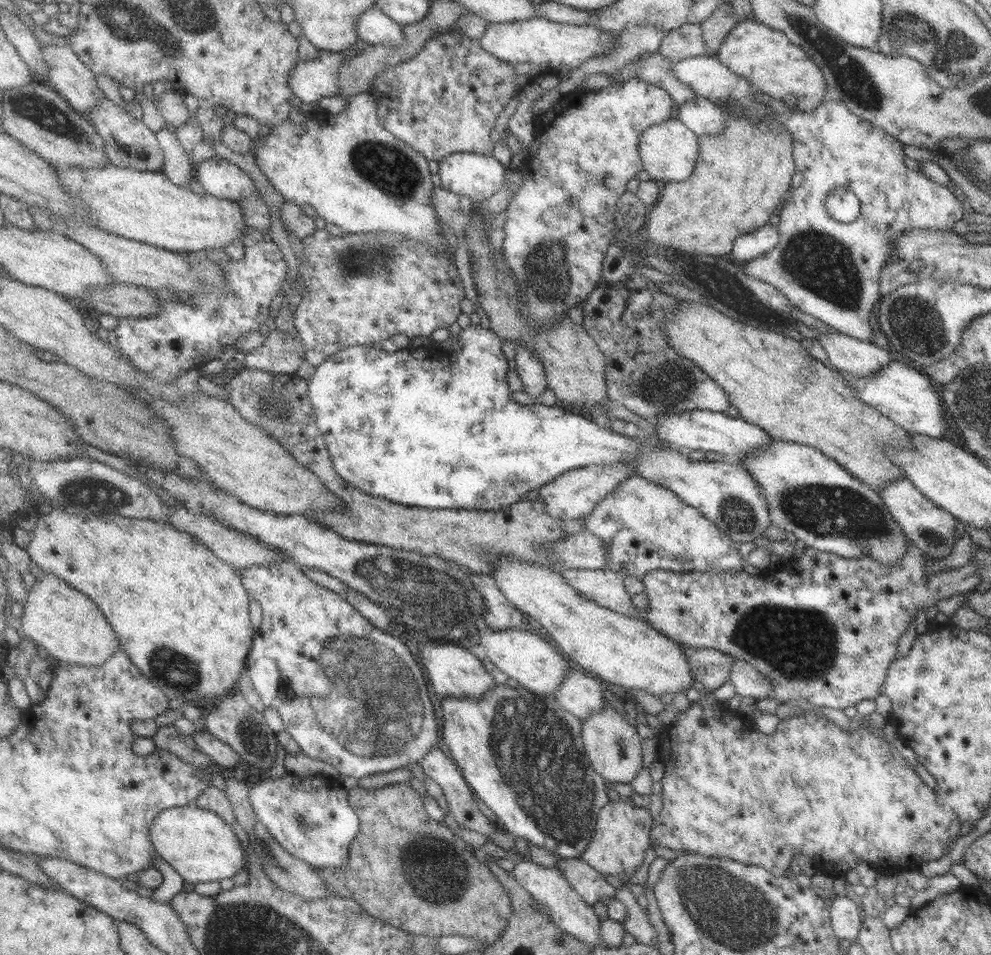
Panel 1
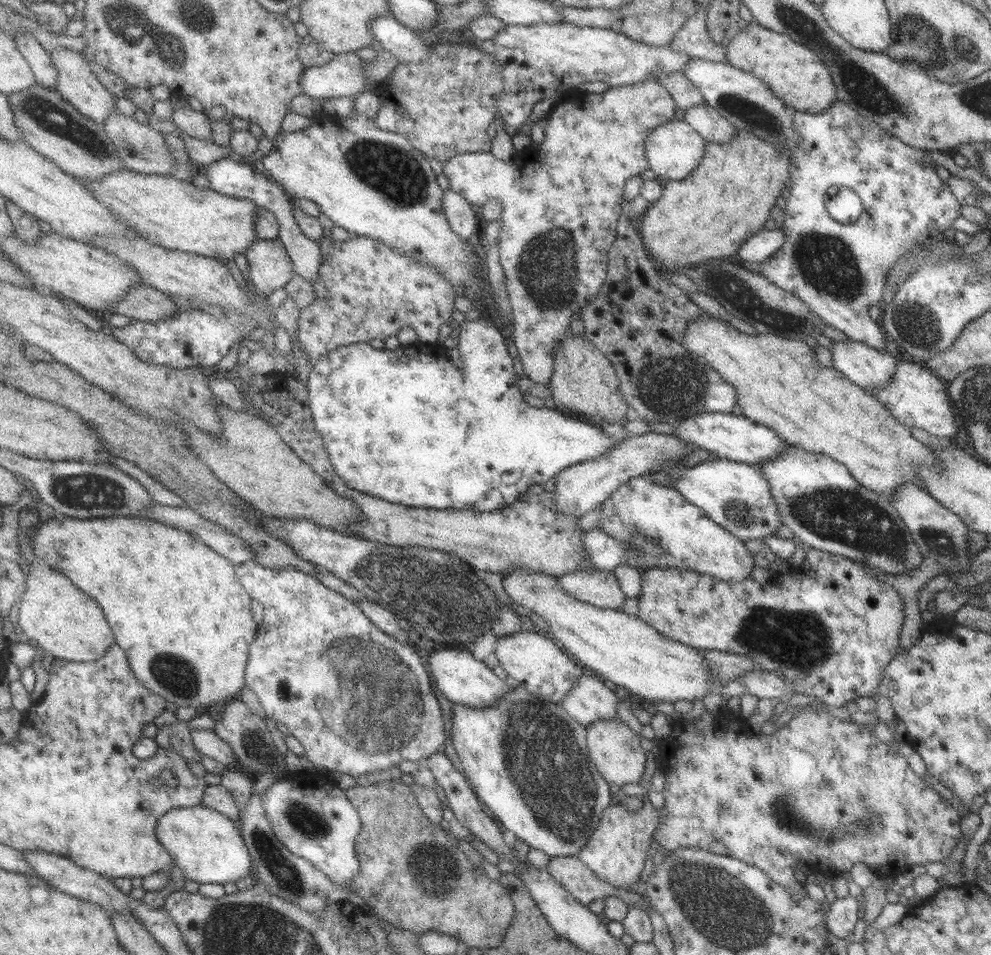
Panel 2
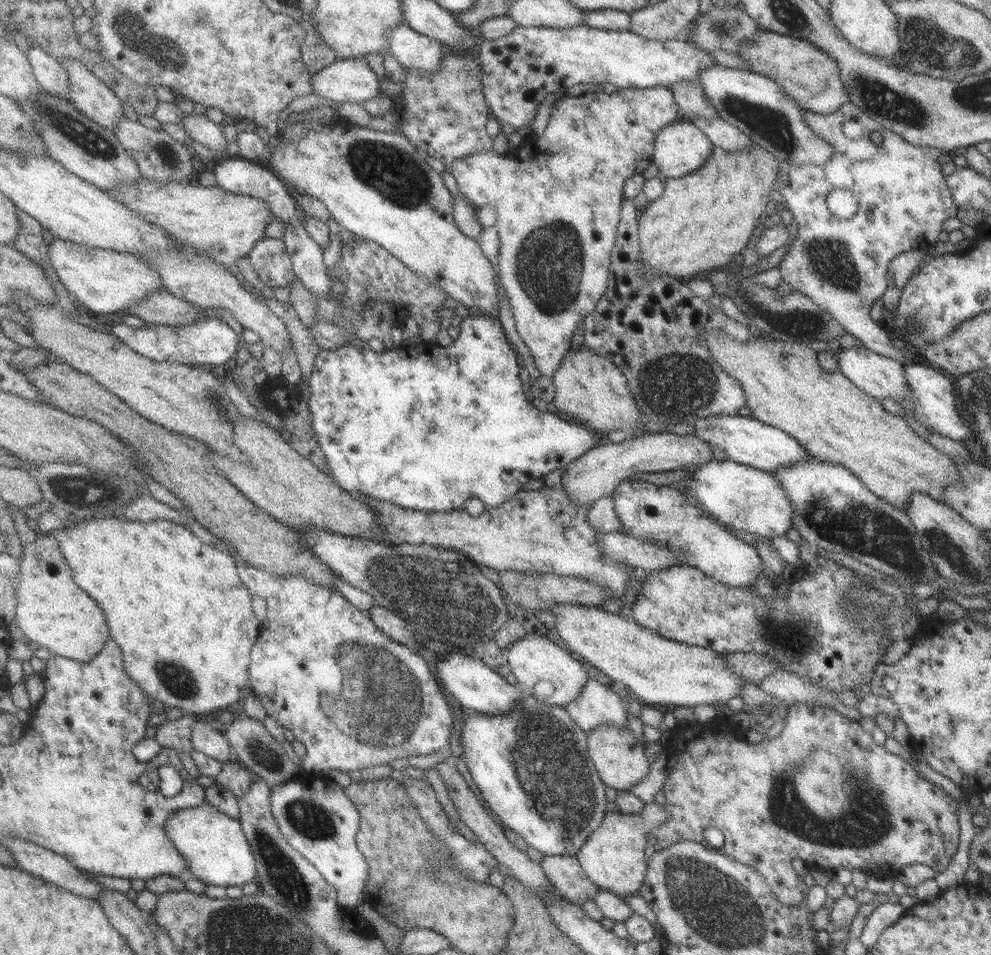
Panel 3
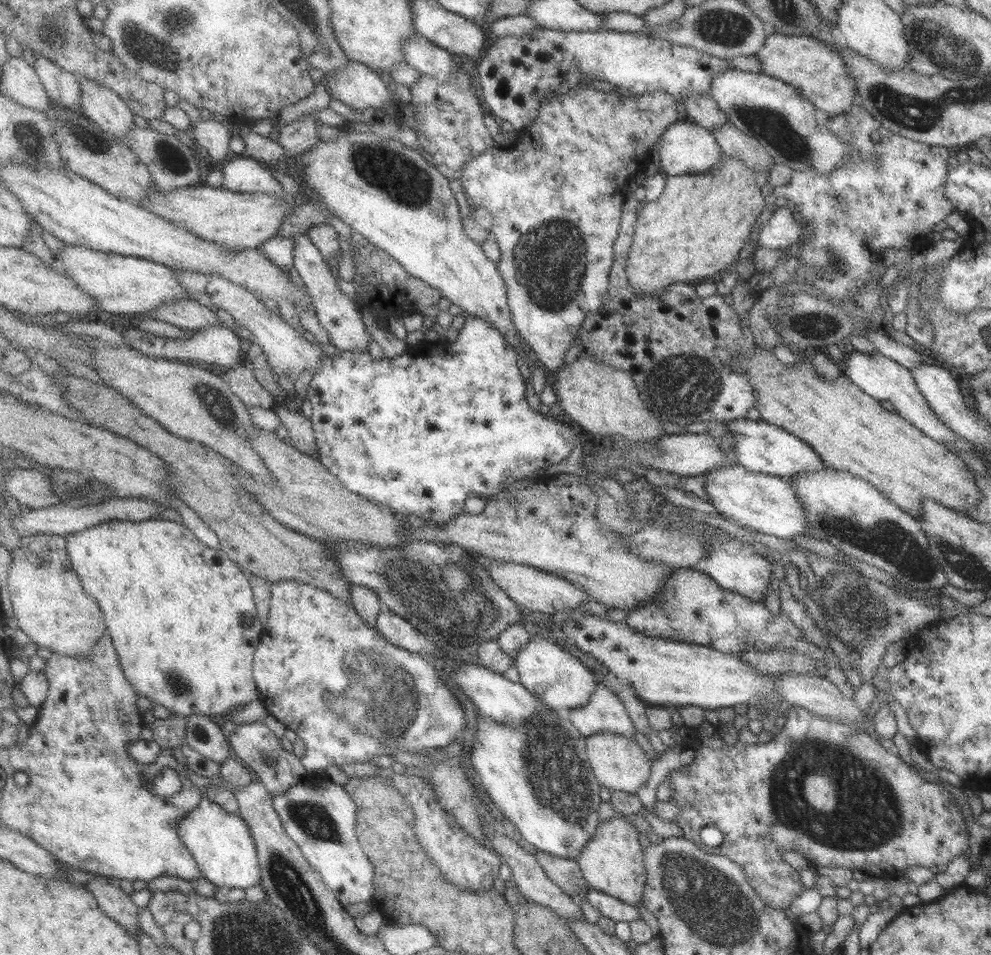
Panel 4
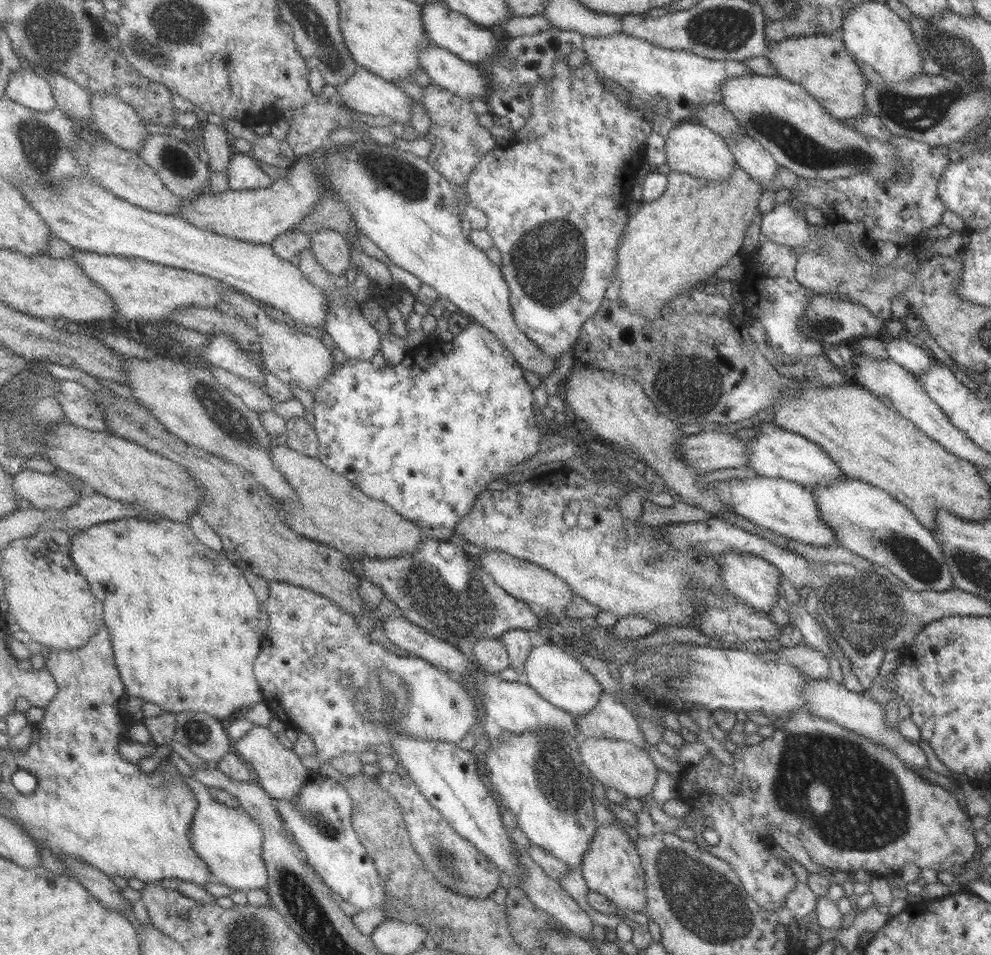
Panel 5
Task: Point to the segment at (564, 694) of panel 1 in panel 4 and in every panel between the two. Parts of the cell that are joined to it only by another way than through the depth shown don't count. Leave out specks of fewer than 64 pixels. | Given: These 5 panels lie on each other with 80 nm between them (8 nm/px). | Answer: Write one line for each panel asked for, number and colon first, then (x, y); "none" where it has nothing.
2: (589, 700)
3: (597, 704)
4: (604, 712)

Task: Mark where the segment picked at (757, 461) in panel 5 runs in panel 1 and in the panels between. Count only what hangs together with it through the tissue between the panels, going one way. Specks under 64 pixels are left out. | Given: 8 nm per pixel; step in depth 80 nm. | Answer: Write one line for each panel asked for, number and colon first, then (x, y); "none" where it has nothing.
1: (705, 430)
2: (732, 437)
3: (747, 441)
4: (764, 448)

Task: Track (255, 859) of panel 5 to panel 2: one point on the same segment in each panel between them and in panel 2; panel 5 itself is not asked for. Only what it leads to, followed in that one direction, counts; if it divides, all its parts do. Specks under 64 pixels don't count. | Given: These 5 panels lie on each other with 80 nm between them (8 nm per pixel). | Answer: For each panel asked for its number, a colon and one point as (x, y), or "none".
2: (208, 847)
3: (216, 846)
4: (224, 844)

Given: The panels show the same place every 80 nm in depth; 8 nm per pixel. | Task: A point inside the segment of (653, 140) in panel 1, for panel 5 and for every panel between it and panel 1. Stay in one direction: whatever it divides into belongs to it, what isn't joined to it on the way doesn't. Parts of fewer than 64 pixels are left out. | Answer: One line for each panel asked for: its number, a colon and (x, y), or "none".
2: (673, 149)
3: (680, 148)
4: (685, 148)
5: (693, 149)

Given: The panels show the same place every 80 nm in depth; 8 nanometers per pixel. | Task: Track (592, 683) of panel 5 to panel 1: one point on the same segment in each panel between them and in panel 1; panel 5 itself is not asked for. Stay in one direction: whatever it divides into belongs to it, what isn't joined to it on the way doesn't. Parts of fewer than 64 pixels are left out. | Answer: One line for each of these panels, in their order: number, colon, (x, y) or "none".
1: (528, 657)
2: (532, 659)
3: (533, 658)
4: (569, 683)

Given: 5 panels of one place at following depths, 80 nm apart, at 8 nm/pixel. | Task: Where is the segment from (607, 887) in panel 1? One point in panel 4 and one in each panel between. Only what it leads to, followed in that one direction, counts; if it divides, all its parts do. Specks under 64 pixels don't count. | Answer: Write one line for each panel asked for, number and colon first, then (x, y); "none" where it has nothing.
2: (570, 871)
3: (565, 873)
4: (566, 873)

